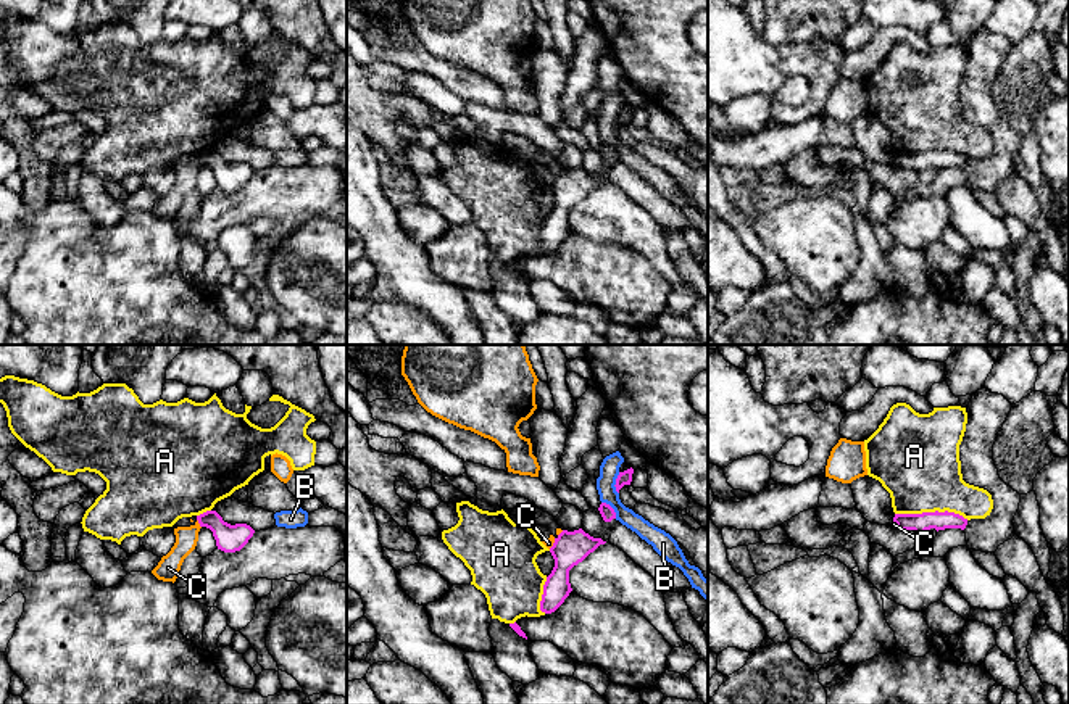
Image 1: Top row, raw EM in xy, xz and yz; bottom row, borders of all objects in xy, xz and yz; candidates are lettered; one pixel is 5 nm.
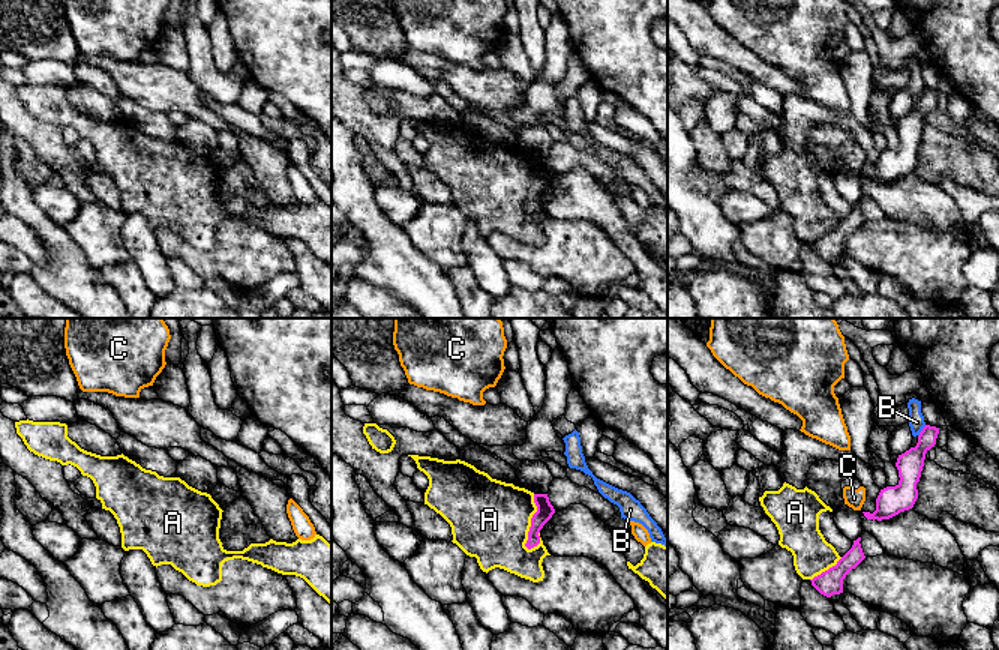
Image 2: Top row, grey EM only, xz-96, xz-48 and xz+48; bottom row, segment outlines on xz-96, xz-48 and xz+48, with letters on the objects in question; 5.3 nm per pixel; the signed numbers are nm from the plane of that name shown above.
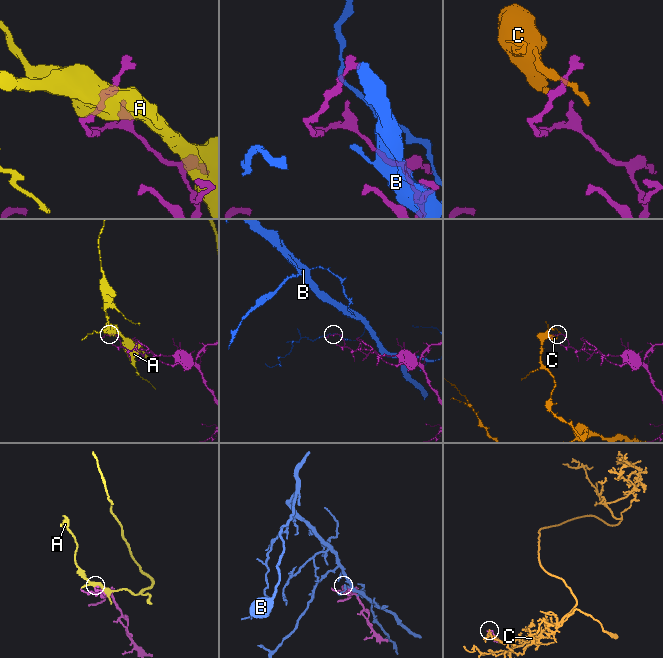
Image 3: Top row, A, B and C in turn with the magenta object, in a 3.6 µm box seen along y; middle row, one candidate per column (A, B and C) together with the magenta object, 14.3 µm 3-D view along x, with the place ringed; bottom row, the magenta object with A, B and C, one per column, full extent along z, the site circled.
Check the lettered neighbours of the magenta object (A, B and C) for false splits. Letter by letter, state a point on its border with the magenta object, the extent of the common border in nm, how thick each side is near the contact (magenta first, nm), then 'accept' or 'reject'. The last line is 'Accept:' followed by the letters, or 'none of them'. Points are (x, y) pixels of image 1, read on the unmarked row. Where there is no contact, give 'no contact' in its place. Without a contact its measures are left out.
A: yz (932, 152) | 360 nm | 100/400 nm | reject
B: xz (616, 123) | 110 nm | 70/100 nm | reject
C: xy (199, 161) | 50 nm | 140/110 nm | reject
Accept: none of them

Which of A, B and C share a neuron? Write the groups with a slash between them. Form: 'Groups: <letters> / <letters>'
Groups: A / B / C

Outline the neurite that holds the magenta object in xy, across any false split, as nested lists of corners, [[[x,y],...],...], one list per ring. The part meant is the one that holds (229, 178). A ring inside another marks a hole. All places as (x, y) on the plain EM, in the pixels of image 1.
[[[206,150],[197,155],[197,159],[200,166],[206,166],[213,171],[218,188],[224,192],[240,190],[255,172],[247,163],[231,164],[224,161],[216,150]]]

